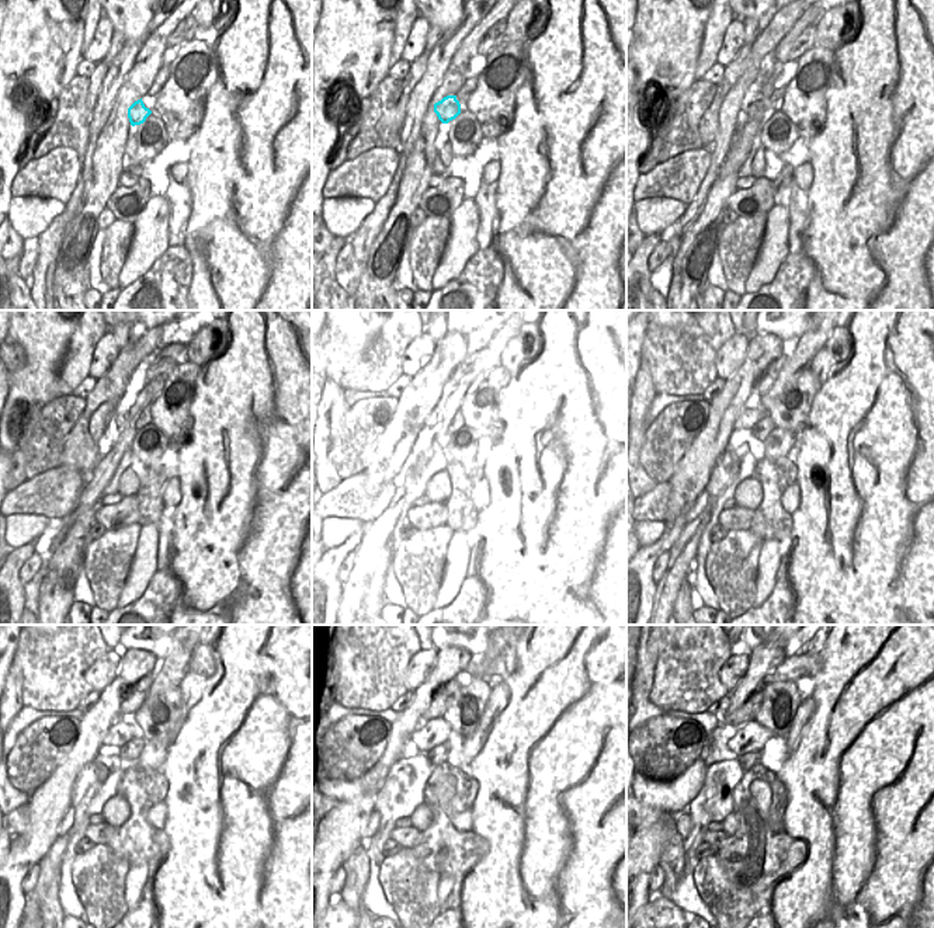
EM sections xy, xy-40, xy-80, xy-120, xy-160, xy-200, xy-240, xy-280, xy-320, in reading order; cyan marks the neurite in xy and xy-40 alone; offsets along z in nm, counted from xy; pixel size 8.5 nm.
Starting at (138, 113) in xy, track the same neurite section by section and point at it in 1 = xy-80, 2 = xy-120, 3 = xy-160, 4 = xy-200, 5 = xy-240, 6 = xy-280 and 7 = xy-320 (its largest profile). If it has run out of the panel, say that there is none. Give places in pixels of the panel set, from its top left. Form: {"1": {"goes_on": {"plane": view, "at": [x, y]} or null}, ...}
{"1": {"goes_on": {"plane": "xy-80", "at": [757, 107]}}, "2": {"goes_on": {"plane": "xy-120", "at": [122, 406]}}, "3": {"goes_on": {"plane": "xy-160", "at": [434, 416]}}, "4": {"goes_on": {"plane": "xy-200", "at": [752, 413]}}, "5": {"goes_on": {"plane": "xy-240", "at": [124, 729]}}, "6": {"goes_on": {"plane": "xy-280", "at": [433, 733]}}, "7": {"goes_on": {"plane": "xy-320", "at": [752, 737]}}}

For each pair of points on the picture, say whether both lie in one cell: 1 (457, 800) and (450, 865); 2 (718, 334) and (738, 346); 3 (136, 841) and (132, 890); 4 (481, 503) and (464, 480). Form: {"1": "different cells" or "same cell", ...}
{"1": "same cell", "2": "different cells", "3": "different cells", "4": "different cells"}

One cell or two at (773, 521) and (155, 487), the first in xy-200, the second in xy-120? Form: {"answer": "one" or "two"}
{"answer": "one"}

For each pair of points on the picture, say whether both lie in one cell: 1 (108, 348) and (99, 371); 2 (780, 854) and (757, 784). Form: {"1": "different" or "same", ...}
{"1": "same", "2": "same"}

